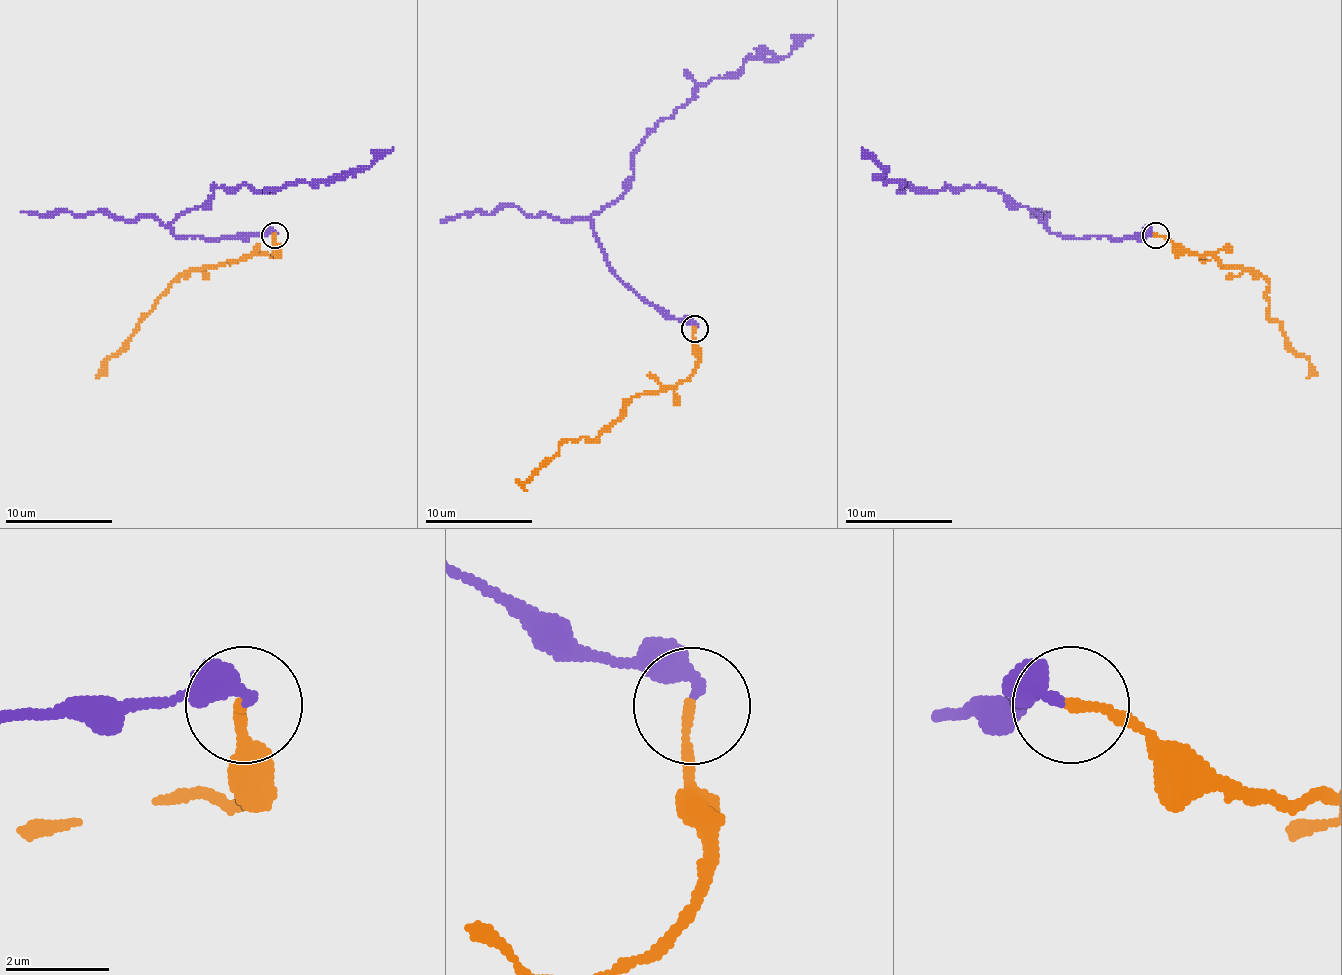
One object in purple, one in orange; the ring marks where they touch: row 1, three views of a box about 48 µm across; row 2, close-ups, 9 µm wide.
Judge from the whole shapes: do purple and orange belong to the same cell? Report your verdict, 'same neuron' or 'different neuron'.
same neuron

